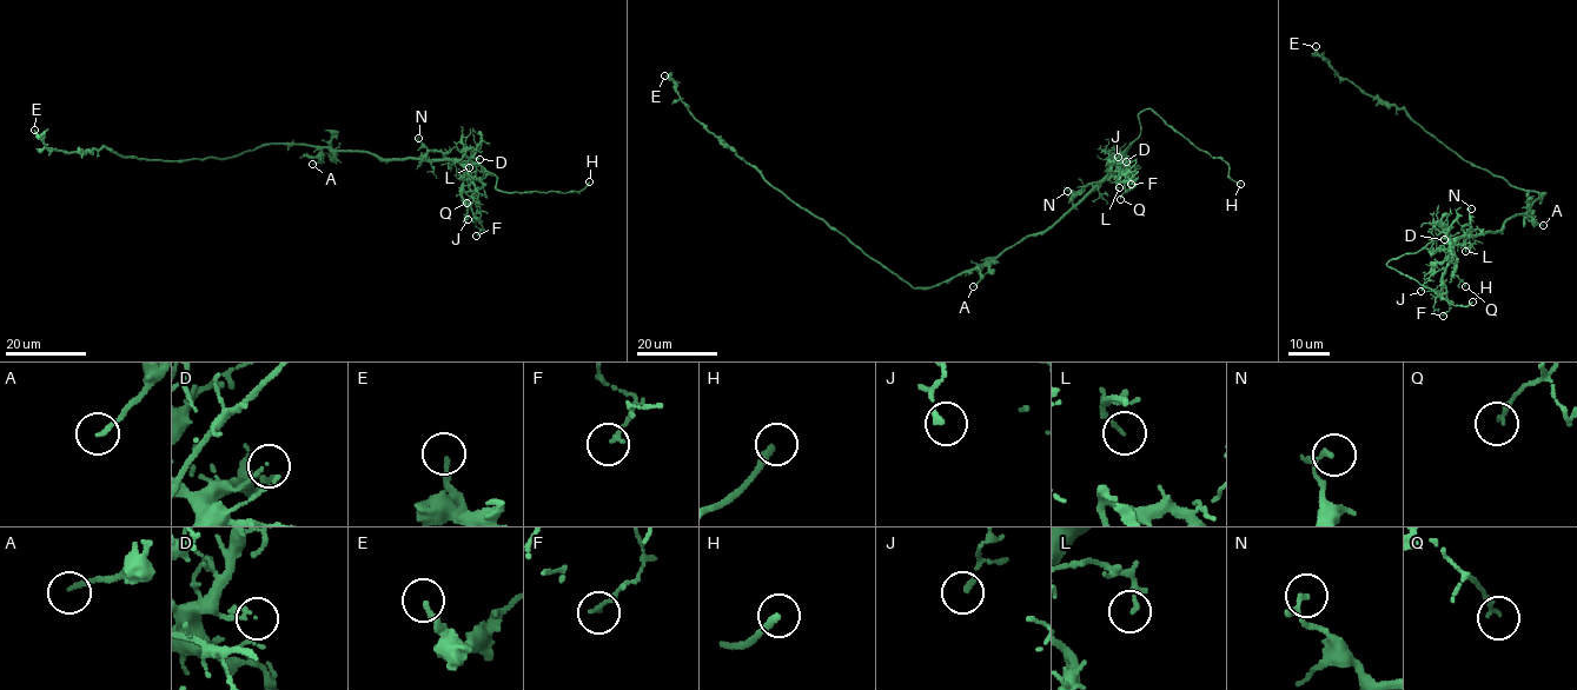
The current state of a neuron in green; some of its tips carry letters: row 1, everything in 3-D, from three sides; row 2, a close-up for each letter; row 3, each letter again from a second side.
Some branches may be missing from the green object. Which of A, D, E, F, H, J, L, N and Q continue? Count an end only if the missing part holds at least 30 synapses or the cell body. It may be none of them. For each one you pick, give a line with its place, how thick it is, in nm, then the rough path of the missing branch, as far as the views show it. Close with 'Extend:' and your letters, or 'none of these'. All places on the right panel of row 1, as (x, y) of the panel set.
H: (1472, 302) | 240 nm | (1472, 302), (1490, 296), (1498, 307), (1512, 314)
Extend: H

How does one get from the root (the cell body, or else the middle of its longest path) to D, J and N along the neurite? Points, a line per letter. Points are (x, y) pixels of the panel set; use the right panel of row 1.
D: (1534, 203), (1526, 213), (1506, 220), (1498, 232), (1452, 241), (1444, 239)
J: (1534, 203), (1526, 213), (1506, 220), (1498, 232), (1457, 240), (1449, 256), (1433, 264), (1425, 276), (1420, 291)
N: (1534, 203), (1526, 213), (1506, 220), (1503, 230), (1493, 233), (1472, 229), (1471, 209)

